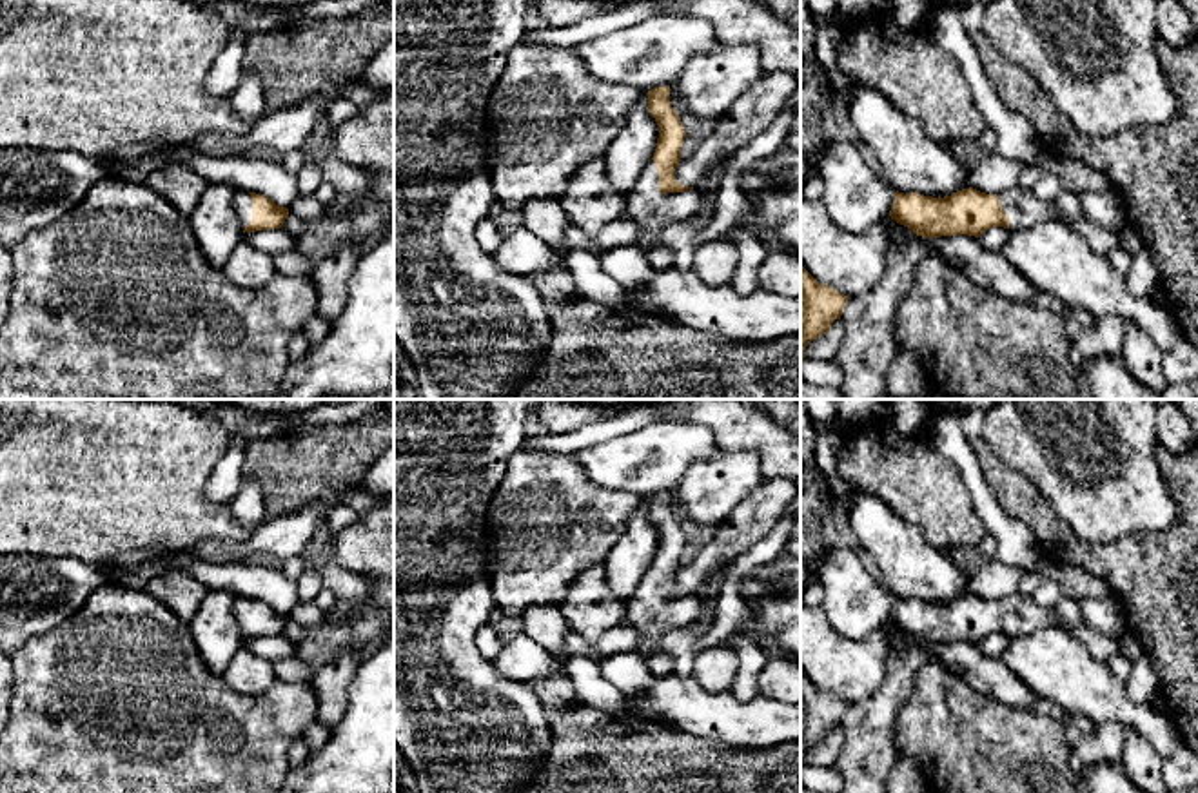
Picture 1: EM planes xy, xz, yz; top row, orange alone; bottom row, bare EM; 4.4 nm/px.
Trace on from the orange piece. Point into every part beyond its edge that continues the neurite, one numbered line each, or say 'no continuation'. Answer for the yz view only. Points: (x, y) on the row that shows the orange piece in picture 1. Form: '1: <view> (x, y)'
1: yz (1024, 209)

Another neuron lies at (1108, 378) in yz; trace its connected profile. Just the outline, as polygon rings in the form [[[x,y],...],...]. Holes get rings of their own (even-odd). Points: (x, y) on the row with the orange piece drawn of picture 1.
[[[1122,356],[1095,359],[1082,372],[1095,399],[1162,399],[1134,381]]]

